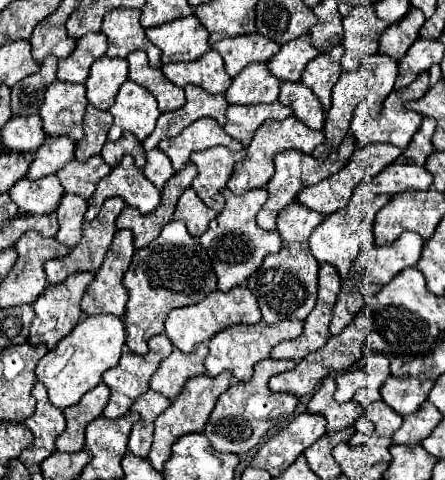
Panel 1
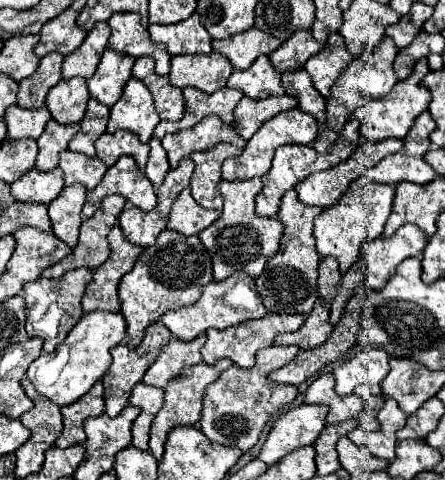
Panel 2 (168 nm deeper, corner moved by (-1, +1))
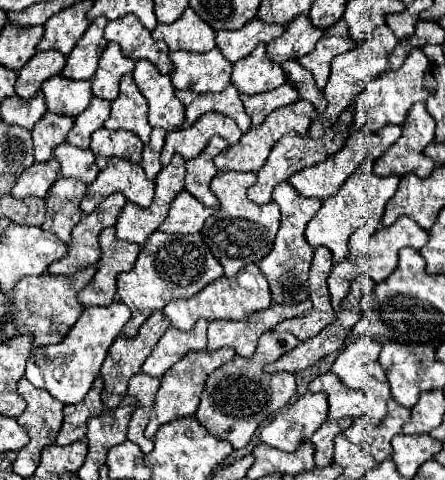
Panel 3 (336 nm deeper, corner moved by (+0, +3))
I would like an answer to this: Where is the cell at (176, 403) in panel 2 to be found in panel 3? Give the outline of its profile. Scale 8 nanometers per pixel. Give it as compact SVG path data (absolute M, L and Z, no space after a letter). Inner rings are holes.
M220 348L220 350L214 350L214 352L208 352L208 350L192 350L188 352L186 356L180 358L180 362L176 362L164 376L162 376L162 384L156 392L156 400L150 408L150 420L148 420L148 426L144 430L144 436L146 438L154 438L154 434L158 432L158 428L166 422L172 422L176 418L184 418L184 416L194 416L196 408L198 408L198 402L200 402L200 394L204 390L204 382L208 378L208 374L216 368L220 368L222 364L226 364L228 360L234 358L234 350L232 348Z

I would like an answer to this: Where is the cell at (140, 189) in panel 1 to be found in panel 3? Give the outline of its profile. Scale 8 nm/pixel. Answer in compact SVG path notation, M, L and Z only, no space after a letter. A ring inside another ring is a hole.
M112 158L104 170L98 172L96 180L88 184L84 200L80 202L82 212L90 214L104 198L120 192L128 202L148 208L154 198L154 182L150 182L140 164L124 158Z

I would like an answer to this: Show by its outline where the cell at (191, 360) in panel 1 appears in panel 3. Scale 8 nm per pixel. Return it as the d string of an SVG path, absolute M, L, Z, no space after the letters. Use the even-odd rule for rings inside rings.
M198 320L198 324L188 332L182 332L170 326L166 334L160 338L160 342L154 346L152 354L146 358L142 372L160 378L164 376L168 368L172 368L180 360L180 356L184 356L184 352L204 350L206 348L206 326L208 326L206 320Z

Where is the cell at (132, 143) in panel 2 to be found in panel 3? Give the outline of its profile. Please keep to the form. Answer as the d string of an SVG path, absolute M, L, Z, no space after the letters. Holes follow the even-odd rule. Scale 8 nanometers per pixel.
M100 128L92 134L90 150L96 156L96 164L102 170L112 156L126 158L130 162L140 162L142 158L142 140L128 130L106 130Z

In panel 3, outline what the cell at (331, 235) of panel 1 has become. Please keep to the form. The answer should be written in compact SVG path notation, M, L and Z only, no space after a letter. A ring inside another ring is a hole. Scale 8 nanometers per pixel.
M360 166L346 184L332 196L322 202L322 208L316 212L316 216L306 226L306 240L312 248L326 246L334 262L342 262L348 254L348 238L350 234L358 232L360 236L370 236L377 229L377 219L384 213L386 202L392 198L400 182L400 176L376 176L372 168Z

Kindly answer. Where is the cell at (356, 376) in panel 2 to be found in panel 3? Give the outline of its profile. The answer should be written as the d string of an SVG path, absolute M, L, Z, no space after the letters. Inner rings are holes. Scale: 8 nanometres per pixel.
M360 336L340 352L336 362L332 364L332 372L348 388L360 388L370 376L376 380L386 380L386 372L378 362L380 348L382 346L376 340Z

